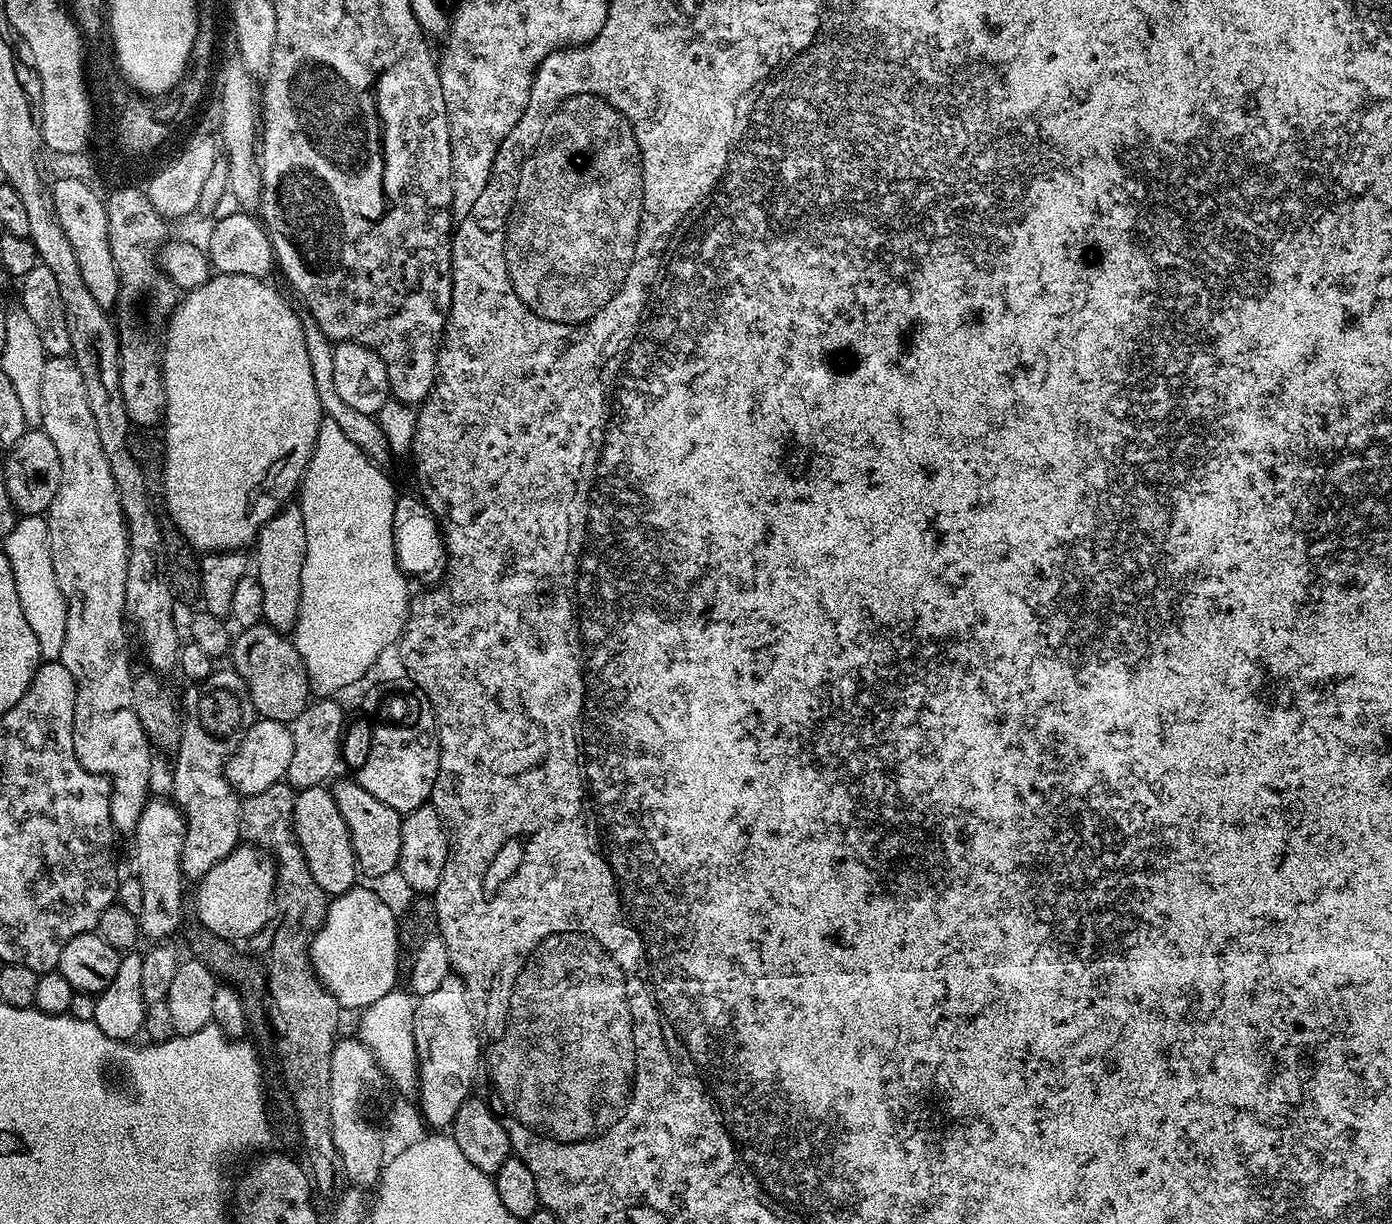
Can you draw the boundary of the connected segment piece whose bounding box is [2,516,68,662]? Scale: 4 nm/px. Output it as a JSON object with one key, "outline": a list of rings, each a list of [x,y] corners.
{"outline":[[[44,516],[19,517],[9,533],[3,537],[2,551],[6,553],[14,571],[18,600],[31,630],[38,638],[41,657],[48,662],[57,661],[62,643],[65,642],[68,601],[58,586],[57,575],[54,574],[47,519]]]}

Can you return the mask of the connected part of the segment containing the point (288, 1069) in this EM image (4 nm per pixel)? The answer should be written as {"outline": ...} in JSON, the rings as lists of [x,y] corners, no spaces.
{"outline":[[[281,782],[262,790],[253,796],[245,796],[240,802],[240,823],[245,841],[259,846],[276,862],[276,895],[274,911],[268,917],[268,923],[257,936],[255,943],[268,944],[268,957],[262,963],[262,971],[266,977],[266,996],[276,1007],[280,1021],[274,1024],[274,1040],[276,1036],[276,1052],[280,1055],[280,1064],[284,1067],[284,1076],[288,1079],[288,1088],[292,1091],[292,1104],[296,1107],[296,1116],[300,1119],[300,1136],[308,1156],[308,1170],[317,1193],[330,1194],[337,1188],[337,1176],[343,1175],[344,1163],[338,1148],[334,1145],[334,1130],[330,1126],[330,1070],[332,1069],[332,1051],[338,1039],[336,1031],[340,1028],[340,1004],[326,990],[312,969],[312,961],[308,959],[309,941],[292,940],[300,932],[307,916],[313,916],[316,922],[324,919],[328,910],[330,897],[328,893],[314,882],[314,874],[310,874],[310,866],[306,866],[306,858],[292,833],[292,811],[296,801],[297,789],[287,782]]]}

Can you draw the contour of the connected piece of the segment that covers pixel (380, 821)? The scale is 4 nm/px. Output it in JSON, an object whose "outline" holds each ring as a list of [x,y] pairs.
{"outline":[[[355,779],[338,780],[331,785],[330,791],[334,802],[338,802],[338,814],[342,814],[346,830],[350,830],[350,842],[354,846],[357,869],[368,876],[388,876],[391,872],[393,875],[400,863],[401,813],[386,806],[386,802],[378,802],[378,798],[374,798],[370,790],[362,790],[362,786],[357,784]]]}

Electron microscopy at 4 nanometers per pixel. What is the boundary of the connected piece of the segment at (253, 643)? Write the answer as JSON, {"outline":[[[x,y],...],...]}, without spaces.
{"outline":[[[263,622],[249,628],[240,628],[237,633],[230,644],[230,657],[232,656],[230,664],[242,678],[242,682],[246,682],[246,690],[250,690],[250,698],[257,713],[265,720],[291,725],[292,720],[298,718],[298,714],[302,714],[302,710],[306,710],[306,706],[310,703],[306,666],[298,654],[295,643],[287,635],[275,632],[269,624]]]}

